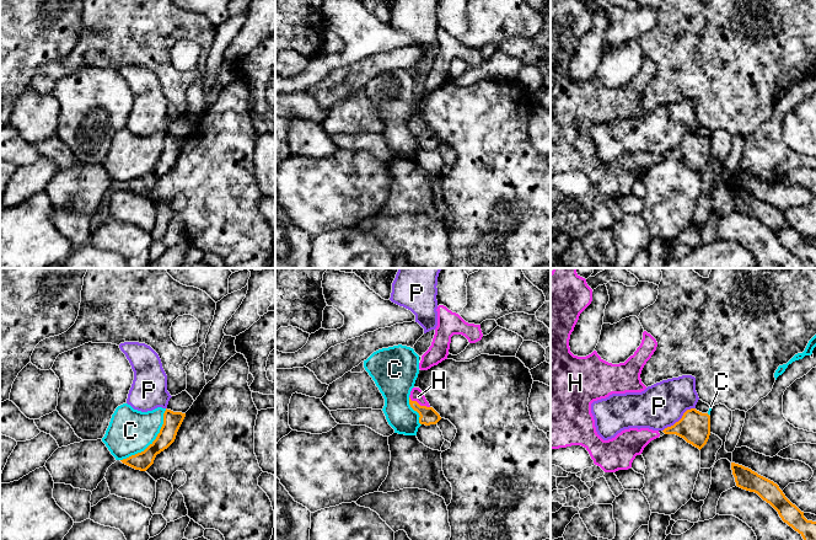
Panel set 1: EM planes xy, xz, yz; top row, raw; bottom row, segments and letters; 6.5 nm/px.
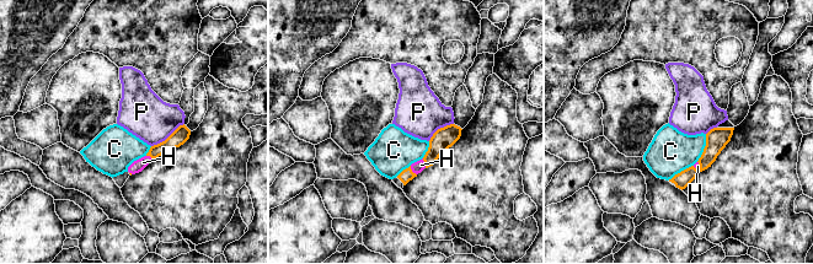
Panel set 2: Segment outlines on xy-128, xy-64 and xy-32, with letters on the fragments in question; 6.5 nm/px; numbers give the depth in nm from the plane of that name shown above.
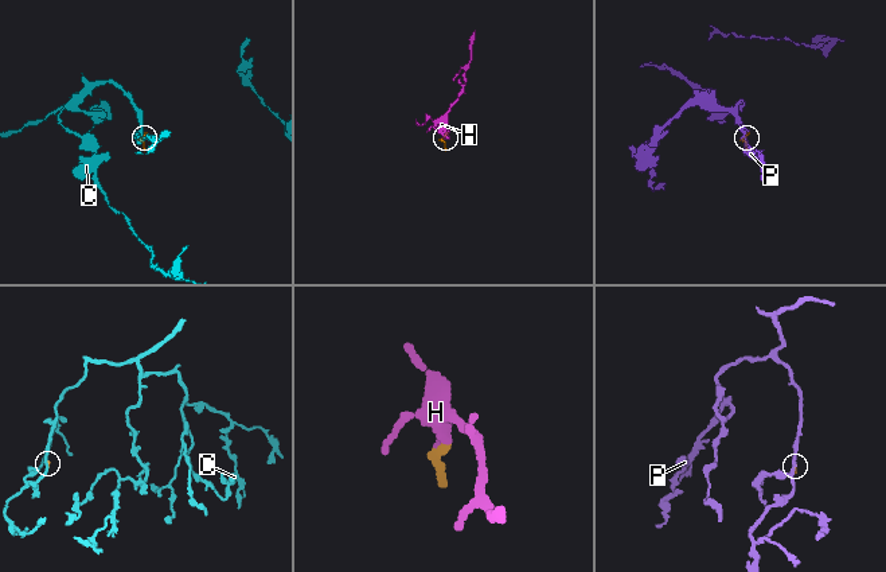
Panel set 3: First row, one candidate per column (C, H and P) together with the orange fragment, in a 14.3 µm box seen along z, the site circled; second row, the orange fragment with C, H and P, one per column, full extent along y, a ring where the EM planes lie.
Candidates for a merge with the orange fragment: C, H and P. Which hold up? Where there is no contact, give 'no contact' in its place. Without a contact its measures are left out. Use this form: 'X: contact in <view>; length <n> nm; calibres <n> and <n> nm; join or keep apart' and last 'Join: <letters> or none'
C: contact in xy; length 460 nm; calibres 120 and 280 nm; keep apart
H: contact in xz; length 150 nm; calibres 110 and 80 nm; join
P: contact in yz; length 260 nm; calibres 200 and 300 nm; keep apart
Join: H

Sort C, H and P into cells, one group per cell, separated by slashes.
C / H / P

